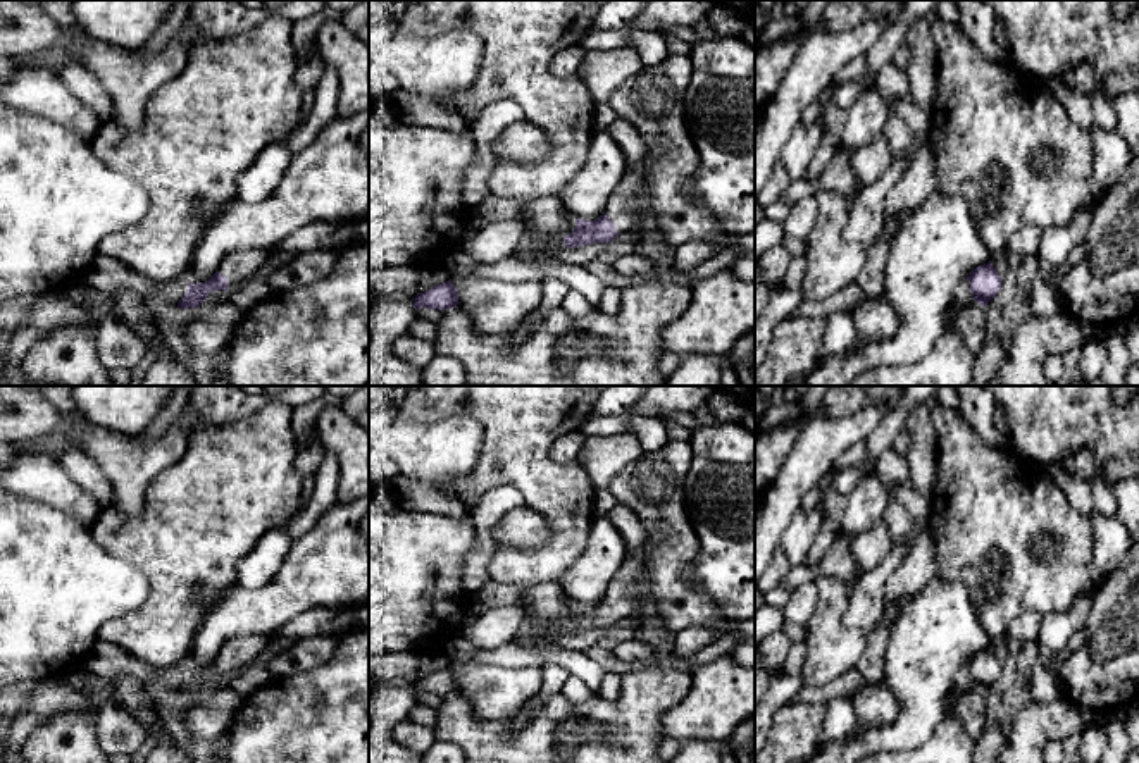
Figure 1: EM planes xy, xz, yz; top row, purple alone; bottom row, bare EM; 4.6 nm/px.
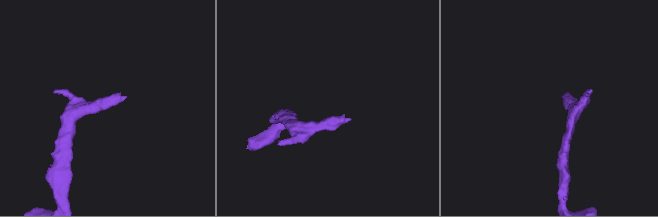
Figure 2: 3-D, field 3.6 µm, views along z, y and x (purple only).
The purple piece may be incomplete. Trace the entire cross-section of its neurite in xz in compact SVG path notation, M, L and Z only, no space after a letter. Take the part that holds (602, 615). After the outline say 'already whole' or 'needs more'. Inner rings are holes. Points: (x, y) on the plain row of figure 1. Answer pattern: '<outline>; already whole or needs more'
M646 541L627 555L624 565L612 579L607 596L594 606L576 605L576 613L563 623L567 634L612 629L619 620L639 615L646 592L648 563L653 546Z; needs more

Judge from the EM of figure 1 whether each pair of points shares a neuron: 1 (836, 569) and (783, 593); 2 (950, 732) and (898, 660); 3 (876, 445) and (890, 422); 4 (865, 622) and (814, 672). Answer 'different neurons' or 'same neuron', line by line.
1: same neuron
2: different neurons
3: same neuron
4: different neurons

